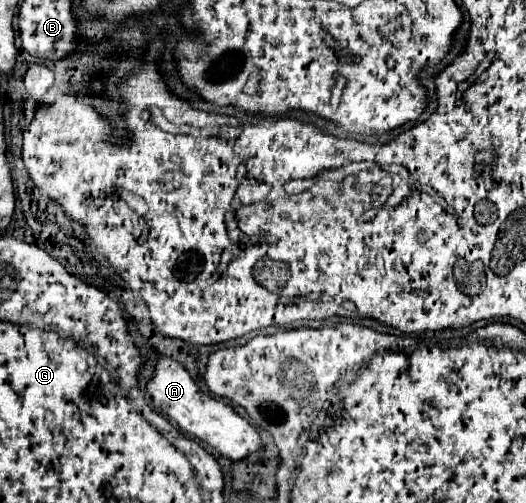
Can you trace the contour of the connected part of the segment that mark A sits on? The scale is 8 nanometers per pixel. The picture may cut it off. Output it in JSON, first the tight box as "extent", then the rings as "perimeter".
{"extent":[147,356,263,460],"perimeter":[[[165,356],[159,358],[155,366],[155,374],[147,384],[147,392],[151,394],[155,410],[159,410],[163,416],[175,422],[185,434],[207,442],[211,448],[219,450],[223,456],[231,460],[247,458],[249,454],[257,452],[263,446],[259,432],[221,398],[213,398],[213,396],[209,398],[207,394],[203,394],[197,388],[195,380],[189,376],[189,372],[177,360]]]}

